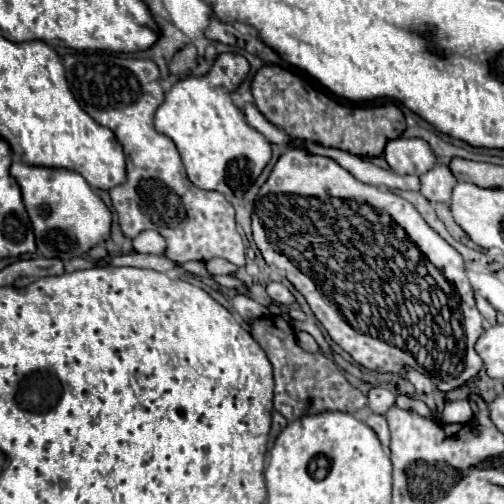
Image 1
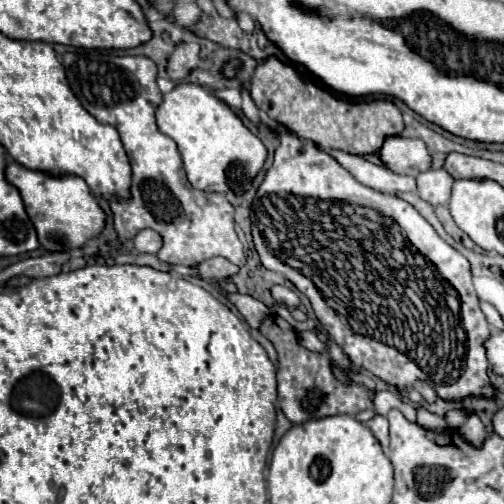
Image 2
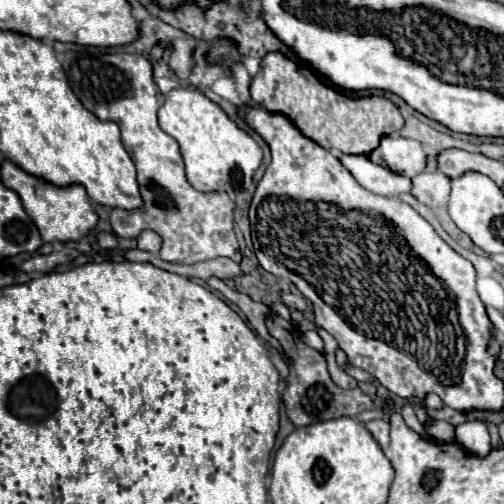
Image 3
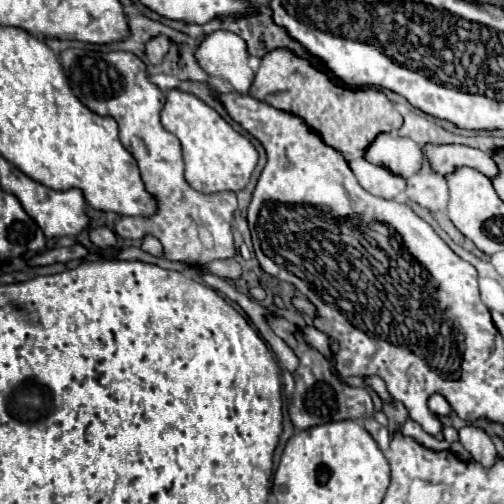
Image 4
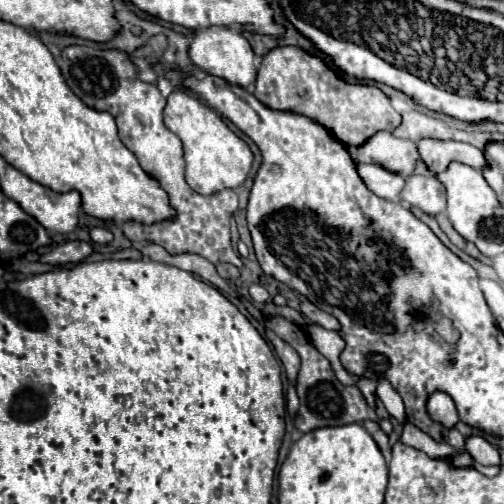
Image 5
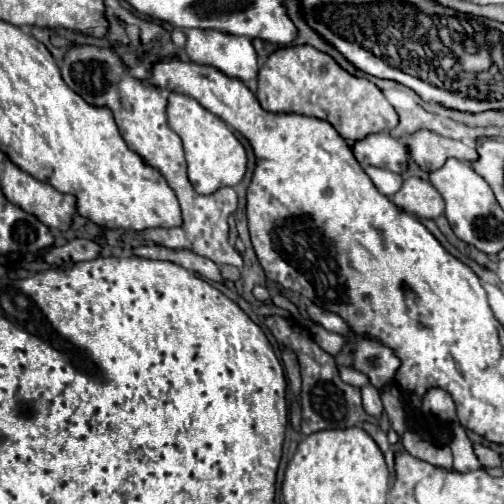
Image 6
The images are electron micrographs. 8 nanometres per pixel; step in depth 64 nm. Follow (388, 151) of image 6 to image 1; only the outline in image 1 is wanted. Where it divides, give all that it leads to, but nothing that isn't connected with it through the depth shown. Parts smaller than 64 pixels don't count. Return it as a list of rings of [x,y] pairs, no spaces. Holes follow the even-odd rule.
[[[396,138],[384,148],[384,158],[396,174],[424,174],[436,162],[430,146],[422,138]]]

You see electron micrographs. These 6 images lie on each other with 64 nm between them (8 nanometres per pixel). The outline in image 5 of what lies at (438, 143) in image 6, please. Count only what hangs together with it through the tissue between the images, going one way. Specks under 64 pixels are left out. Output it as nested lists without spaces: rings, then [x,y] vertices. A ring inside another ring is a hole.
[[[422,138],[416,142],[420,160],[428,166],[430,172],[438,174],[448,168],[452,160],[458,160],[462,164],[468,164],[472,168],[484,168],[484,152],[480,148],[474,148],[466,142],[454,142],[454,140],[436,140],[436,138]]]

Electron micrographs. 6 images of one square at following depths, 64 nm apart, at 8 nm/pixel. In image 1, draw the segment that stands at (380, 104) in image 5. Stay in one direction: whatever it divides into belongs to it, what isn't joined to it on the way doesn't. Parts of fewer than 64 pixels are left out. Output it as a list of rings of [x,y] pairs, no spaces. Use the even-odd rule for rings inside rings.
[[[264,64],[254,80],[252,80],[252,96],[254,96],[254,104],[256,108],[276,126],[284,126],[284,130],[292,136],[292,138],[300,138],[300,140],[310,140],[322,146],[330,146],[330,148],[338,148],[338,150],[346,150],[350,154],[360,154],[360,156],[382,156],[384,146],[388,140],[400,138],[406,124],[404,124],[404,114],[400,112],[398,106],[394,104],[382,104],[382,106],[350,106],[350,104],[342,104],[334,98],[330,98],[324,92],[316,92],[312,86],[308,86],[302,78],[296,78],[290,70],[284,70],[276,64]]]

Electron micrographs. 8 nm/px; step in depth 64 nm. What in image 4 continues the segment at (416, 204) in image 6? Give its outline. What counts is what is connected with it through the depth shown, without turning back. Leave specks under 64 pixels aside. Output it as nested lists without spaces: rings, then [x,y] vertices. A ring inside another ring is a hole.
[[[416,174],[406,180],[406,198],[430,212],[446,210],[448,186],[442,174]]]

